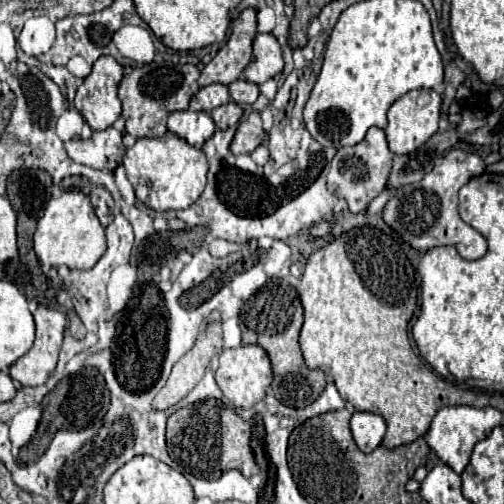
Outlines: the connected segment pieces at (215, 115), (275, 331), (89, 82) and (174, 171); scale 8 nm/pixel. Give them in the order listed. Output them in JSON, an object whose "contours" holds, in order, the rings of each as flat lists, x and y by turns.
{"contours":[[[230,101,230,103,222,105,222,107,216,107,210,113,210,117,214,119,214,123,216,123,218,129,228,129,230,125,238,125,238,121,242,117,242,107,236,105,234,101]],[[272,279,270,283,266,283,264,289,260,289,254,297,248,299,248,309,244,305,242,311,242,325,240,325,242,343,260,345,268,353,274,371,274,383,272,383,274,395,288,407,310,405,324,391,326,385,326,375,322,371,308,369,302,359,302,351,298,345,302,323,304,323,304,311,298,293,290,283,282,283,280,279]],[[102,55,94,63,92,73,78,87,74,105,94,131,110,127,120,117,122,111,118,99,120,79,122,65,114,57]],[[166,133,164,137,142,137,134,147,126,149,124,161,126,177,136,191,136,199,154,211,178,211,188,209,206,187,208,161,202,149,188,145,184,139,174,133]]]}

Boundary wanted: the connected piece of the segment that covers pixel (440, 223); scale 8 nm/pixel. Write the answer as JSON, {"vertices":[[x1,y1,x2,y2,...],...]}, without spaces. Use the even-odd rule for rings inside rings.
{"vertices":[[451,149,436,167,424,175,422,181,404,185,402,193,394,195,384,211,382,219,416,251,428,251,438,245,454,245,464,259,480,259,486,253,486,239,476,229,466,225,458,215,458,189,472,177,485,172,486,165,476,153]]}

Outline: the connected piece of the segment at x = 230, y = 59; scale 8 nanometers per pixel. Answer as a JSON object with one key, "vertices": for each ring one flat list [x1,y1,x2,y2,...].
{"vertices":[[244,9,240,17,232,23,232,35,228,43,216,53,216,57,202,69,198,85,222,83,230,85,240,79,244,67,252,59,252,41,256,37,256,11]]}

